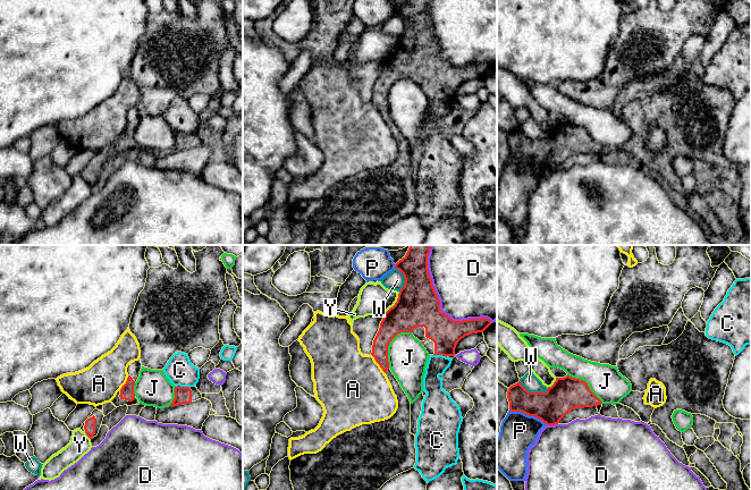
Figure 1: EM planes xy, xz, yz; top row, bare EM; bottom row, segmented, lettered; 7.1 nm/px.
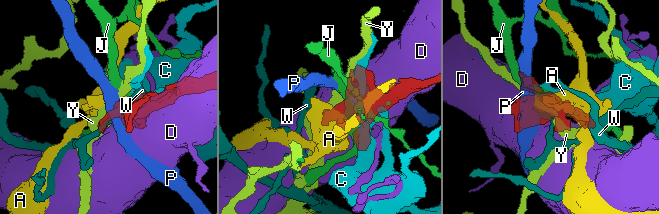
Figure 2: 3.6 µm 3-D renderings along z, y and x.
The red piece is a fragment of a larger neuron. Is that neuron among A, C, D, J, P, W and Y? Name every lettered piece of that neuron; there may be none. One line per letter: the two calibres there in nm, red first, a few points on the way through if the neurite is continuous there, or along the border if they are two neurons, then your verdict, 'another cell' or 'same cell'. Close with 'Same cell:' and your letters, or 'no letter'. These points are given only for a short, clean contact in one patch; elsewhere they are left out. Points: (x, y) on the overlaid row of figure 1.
A: 140 nm thick on the red side, 500 nm on the other; border along xz (371, 354), (385, 372); another cell
C: 130 nm thick on the red side, 200 nm on the other; another cell
D: 300 nm thick on the red side, 480 nm on the other; another cell
J: 220 nm thick on the red side, 280 nm on the other; another cell
P: 220 nm thick on the red side, 260 nm on the other; another cell
W: 240 nm thick on the red side, 110 nm on the other; another cell
Y: 300 nm thick on the red side, 220 nm on the other; another cell
Same cell: no letter

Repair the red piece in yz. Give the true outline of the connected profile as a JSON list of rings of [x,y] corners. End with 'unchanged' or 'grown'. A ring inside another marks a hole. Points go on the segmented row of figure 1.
[[[566,375],[556,378],[546,392],[529,392],[518,381],[507,391],[510,412],[522,412],[547,425],[558,424],[572,409],[601,405],[583,380]]] | unchanged

